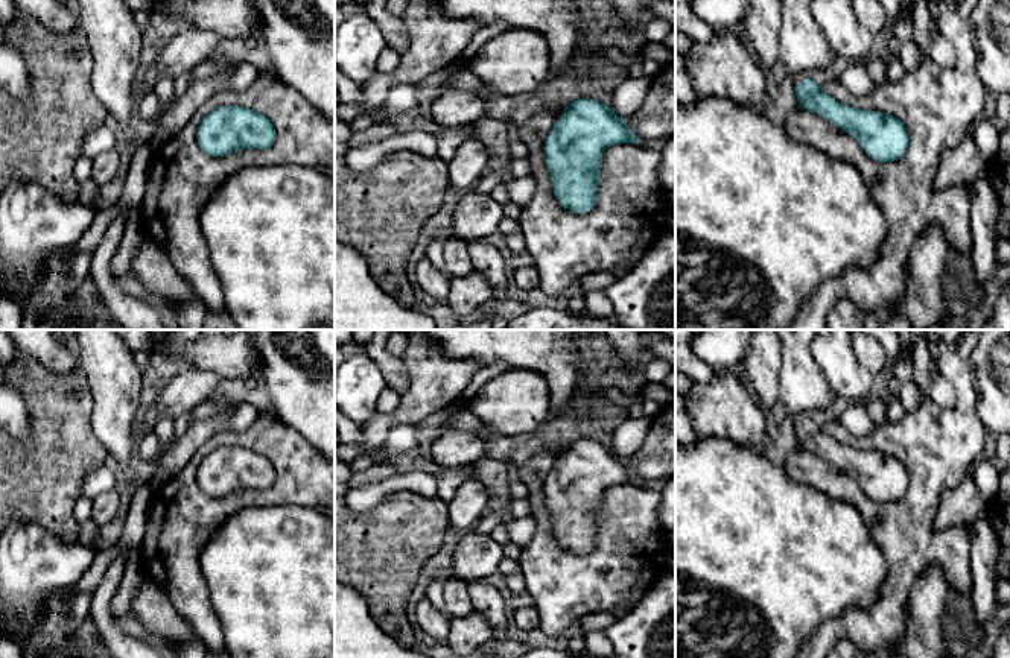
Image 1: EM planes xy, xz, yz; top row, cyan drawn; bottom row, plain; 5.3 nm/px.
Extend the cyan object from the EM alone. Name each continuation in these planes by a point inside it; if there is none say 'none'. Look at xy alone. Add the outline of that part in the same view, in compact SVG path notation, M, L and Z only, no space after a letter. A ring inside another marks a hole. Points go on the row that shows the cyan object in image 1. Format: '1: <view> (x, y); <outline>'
none

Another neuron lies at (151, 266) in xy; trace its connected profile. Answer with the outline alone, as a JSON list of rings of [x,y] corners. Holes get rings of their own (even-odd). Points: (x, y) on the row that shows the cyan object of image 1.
[[[151,239],[140,243],[126,275],[134,277],[145,290],[160,295],[175,307],[196,296],[190,284],[178,275],[166,252]]]

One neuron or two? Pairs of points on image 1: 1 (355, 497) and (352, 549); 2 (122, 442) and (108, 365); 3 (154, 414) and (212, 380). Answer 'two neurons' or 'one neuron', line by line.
1: two neurons
2: one neuron
3: one neuron

